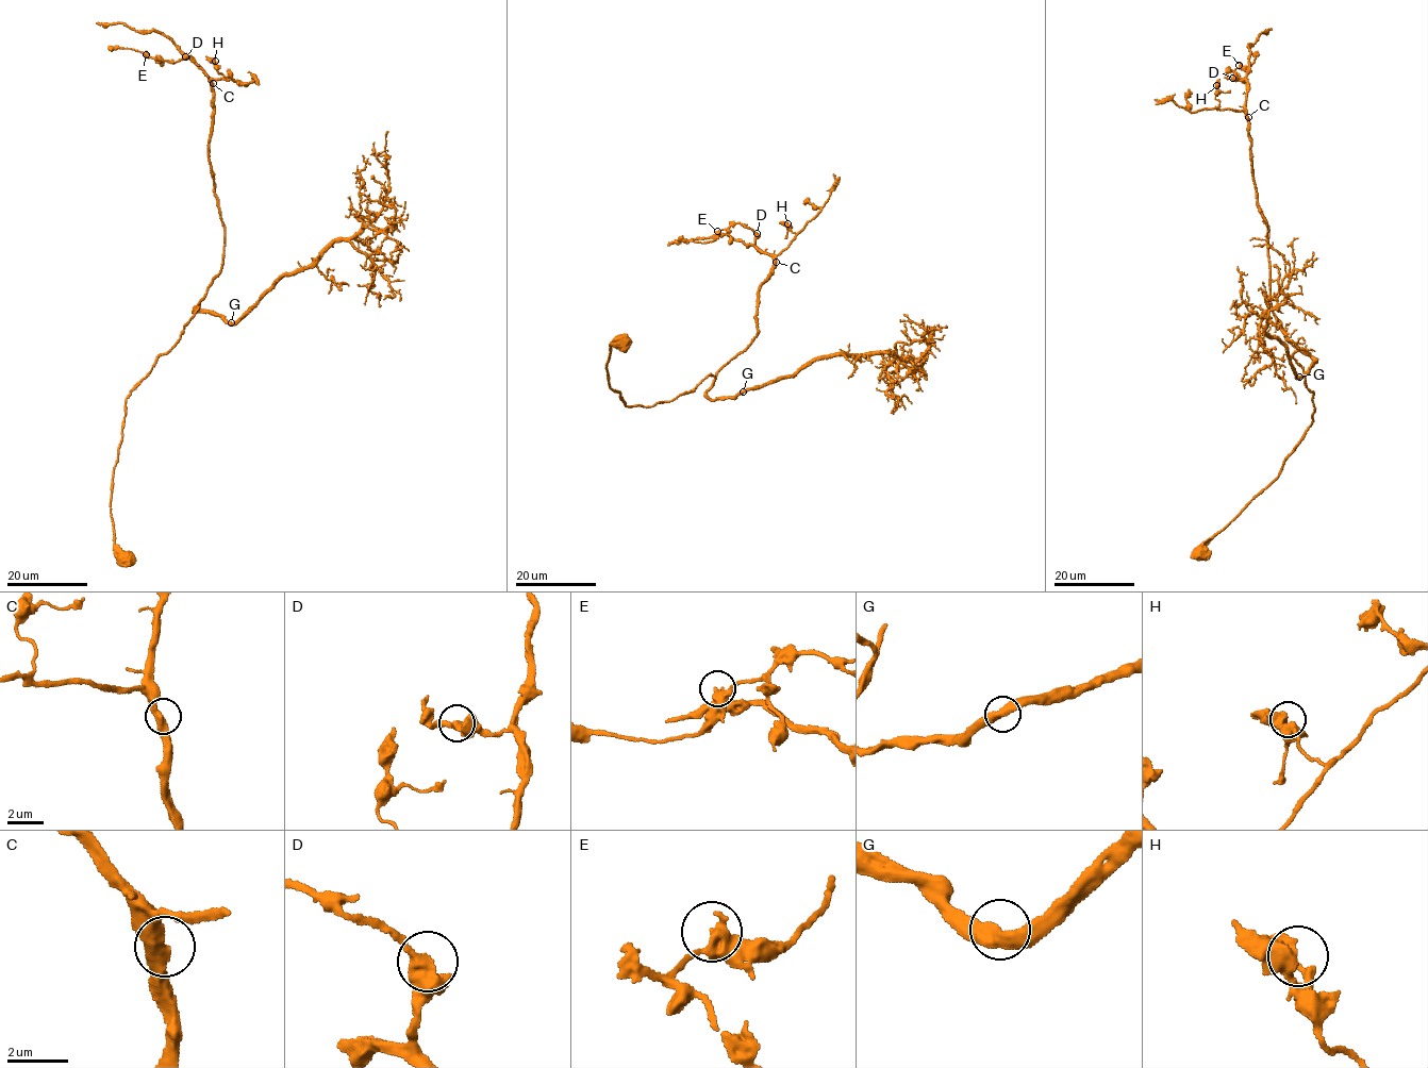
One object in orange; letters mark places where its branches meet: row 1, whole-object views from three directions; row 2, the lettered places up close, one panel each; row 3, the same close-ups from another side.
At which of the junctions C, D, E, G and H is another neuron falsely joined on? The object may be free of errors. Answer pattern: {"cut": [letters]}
{"cut": []}

